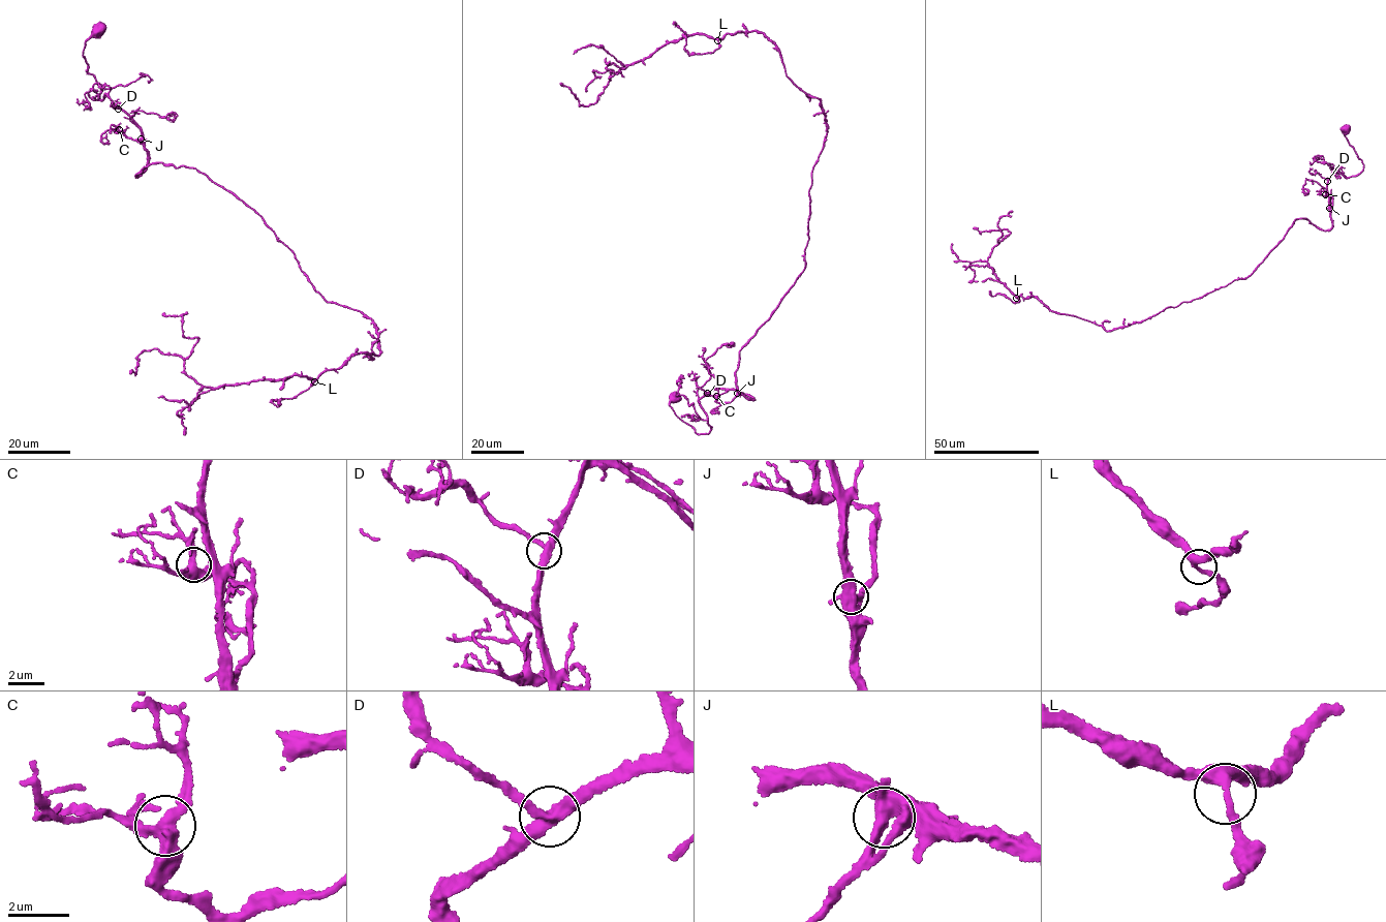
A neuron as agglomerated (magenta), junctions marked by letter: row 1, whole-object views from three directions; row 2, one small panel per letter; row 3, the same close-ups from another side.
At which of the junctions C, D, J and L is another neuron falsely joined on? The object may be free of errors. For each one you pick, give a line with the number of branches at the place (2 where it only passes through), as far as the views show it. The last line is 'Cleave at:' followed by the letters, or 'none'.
Cleave at: none

